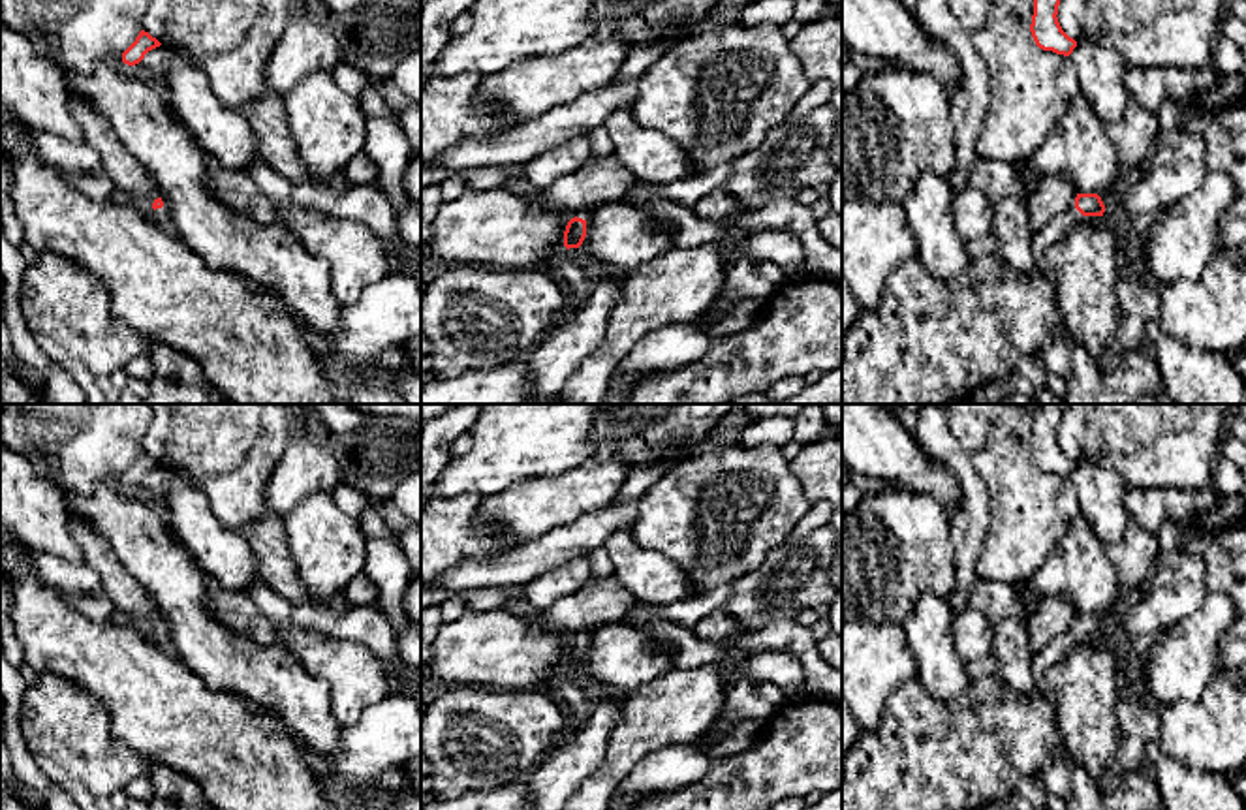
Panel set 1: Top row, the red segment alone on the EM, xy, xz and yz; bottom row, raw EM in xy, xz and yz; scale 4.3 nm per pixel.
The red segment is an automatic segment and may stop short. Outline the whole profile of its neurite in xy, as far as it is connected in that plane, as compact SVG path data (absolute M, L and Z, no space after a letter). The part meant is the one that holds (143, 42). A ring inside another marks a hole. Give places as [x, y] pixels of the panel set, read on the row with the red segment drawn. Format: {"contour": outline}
{"contour": "M141 30L135 41L122 53L122 62L128 66L139 64L145 55L162 43L152 38L148 32Z"}

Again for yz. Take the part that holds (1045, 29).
{"contour": "M1034 0L1030 32L1039 49L1069 56L1077 41L1062 30L1058 6L1060 0Z"}

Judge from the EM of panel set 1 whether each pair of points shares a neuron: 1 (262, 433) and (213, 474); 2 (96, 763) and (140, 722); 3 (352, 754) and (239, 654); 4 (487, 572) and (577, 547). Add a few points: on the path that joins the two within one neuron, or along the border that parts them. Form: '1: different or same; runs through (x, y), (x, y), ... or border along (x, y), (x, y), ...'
1: same; runs through (250, 436), (224, 463)
2: different; border along (98, 701), (109, 716), (111, 730), (153, 763)
3: different; border along (342, 728), (333, 754), (318, 754), (295, 735)
4: same; runs through (510, 570), (555, 547)

